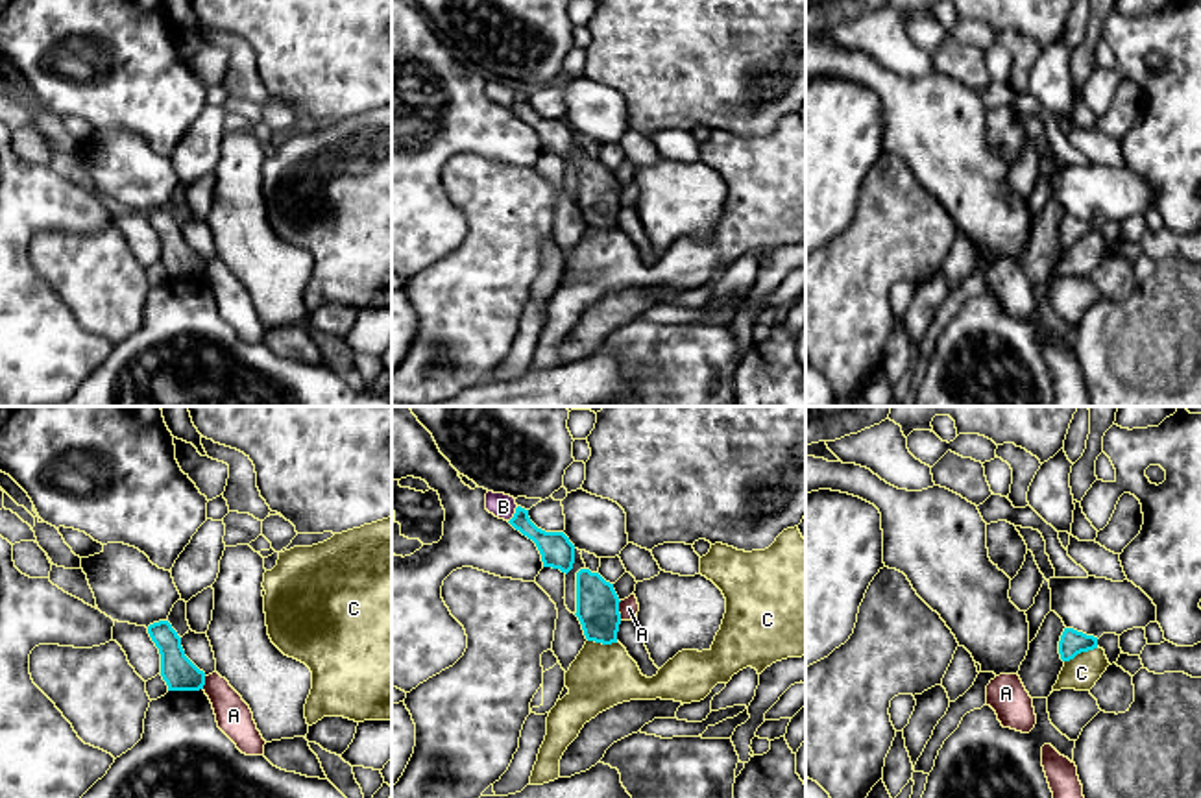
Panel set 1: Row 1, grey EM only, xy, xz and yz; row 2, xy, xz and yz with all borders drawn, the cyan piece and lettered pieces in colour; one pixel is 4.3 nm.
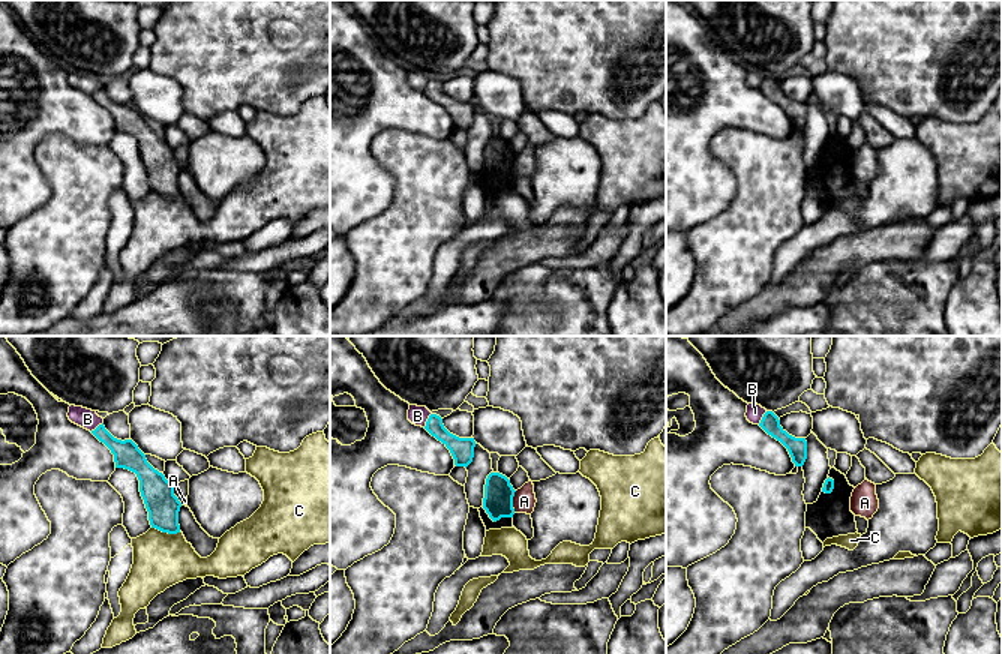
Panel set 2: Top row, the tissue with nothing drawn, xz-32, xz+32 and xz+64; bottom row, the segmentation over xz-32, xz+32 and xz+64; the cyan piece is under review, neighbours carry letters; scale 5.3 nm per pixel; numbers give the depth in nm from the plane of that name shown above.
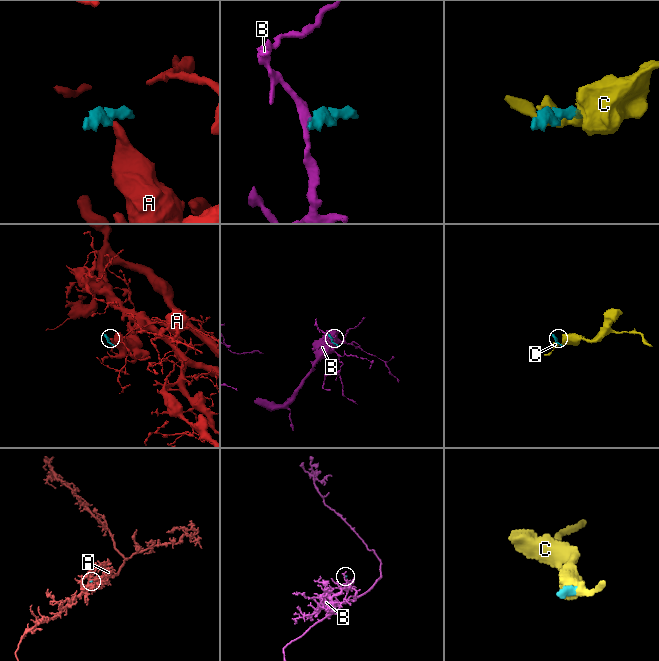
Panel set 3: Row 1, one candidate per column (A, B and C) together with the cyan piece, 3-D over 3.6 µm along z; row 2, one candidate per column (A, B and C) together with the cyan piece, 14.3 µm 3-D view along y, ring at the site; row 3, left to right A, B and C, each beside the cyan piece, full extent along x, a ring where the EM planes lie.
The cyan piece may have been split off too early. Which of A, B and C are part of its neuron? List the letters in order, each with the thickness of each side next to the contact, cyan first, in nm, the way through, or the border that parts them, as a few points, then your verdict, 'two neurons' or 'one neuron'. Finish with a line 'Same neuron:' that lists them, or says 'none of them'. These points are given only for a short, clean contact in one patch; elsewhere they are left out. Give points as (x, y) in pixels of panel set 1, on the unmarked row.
A: 190/90 nm | along xz (621, 187), (619, 205) | two neurons
B: 150/110 nm | along xz (518, 93), (509, 108) | two neurons
C: 110/150 nm | two neurons
Same neuron: none of them

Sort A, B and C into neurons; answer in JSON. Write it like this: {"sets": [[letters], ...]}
{"sets": [["A"], ["B"], ["C"]]}

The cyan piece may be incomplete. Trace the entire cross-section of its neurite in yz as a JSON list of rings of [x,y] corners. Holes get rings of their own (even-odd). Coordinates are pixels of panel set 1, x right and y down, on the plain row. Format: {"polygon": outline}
{"polygon": [[[1064,214],[1059,227],[1059,240],[1062,248],[1074,246],[1081,238],[1088,238],[1098,235],[1098,224],[1086,222],[1074,214]]]}

